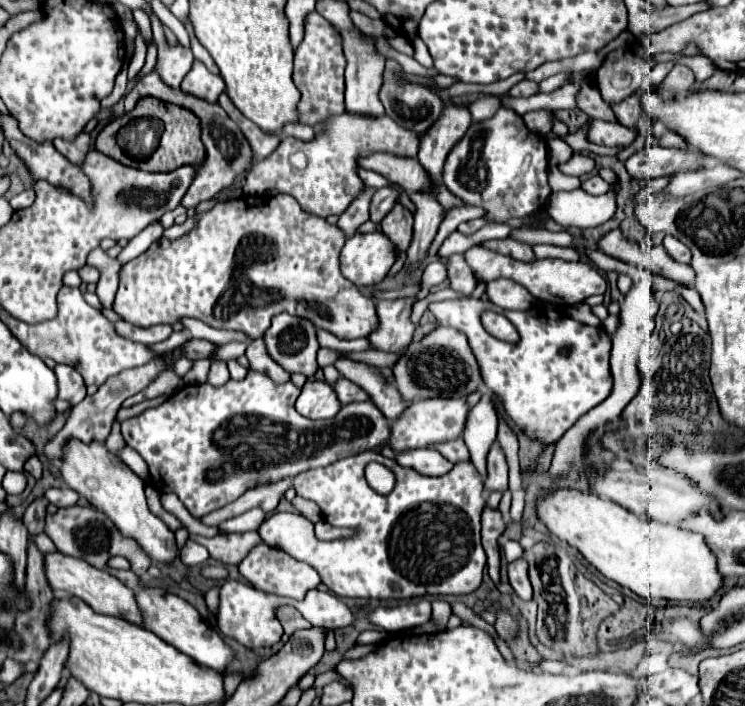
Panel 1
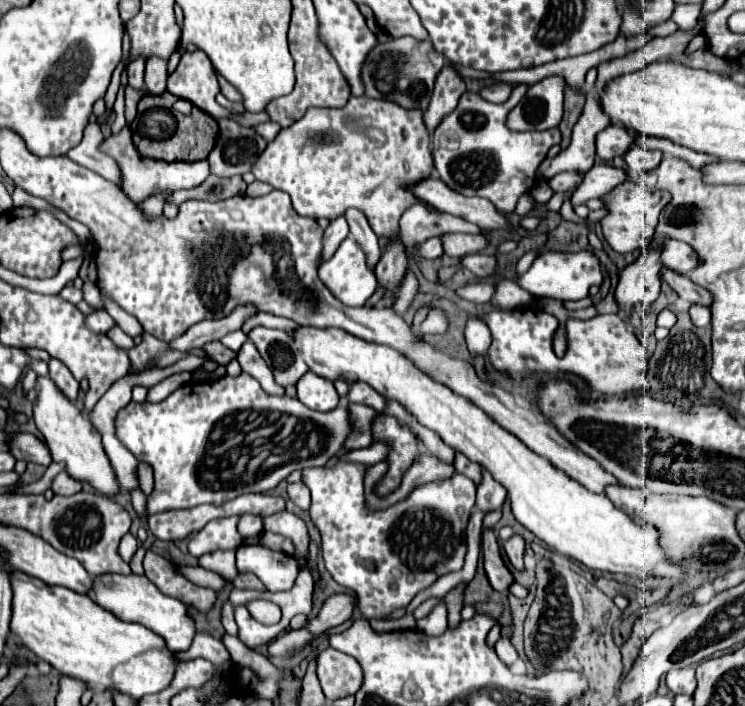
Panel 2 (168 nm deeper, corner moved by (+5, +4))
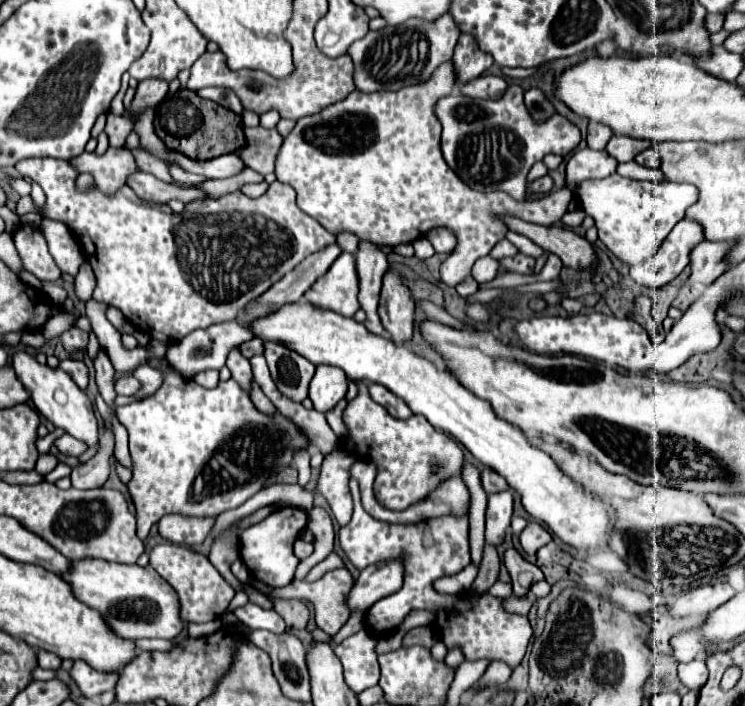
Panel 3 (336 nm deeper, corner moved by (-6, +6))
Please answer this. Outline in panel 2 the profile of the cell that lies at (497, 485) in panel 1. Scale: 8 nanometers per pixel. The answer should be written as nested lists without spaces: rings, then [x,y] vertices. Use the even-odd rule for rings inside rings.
[[[482,469],[482,481],[478,483],[478,495],[476,495],[476,507],[482,511],[492,511],[502,507],[506,499],[506,489],[492,479],[488,471]]]

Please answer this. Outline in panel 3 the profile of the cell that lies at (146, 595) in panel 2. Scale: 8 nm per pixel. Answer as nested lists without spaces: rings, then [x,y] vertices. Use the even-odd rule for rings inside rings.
[[[71,561],[75,565],[75,573],[71,577],[63,577],[71,585],[71,591],[79,601],[99,611],[105,617],[111,631],[117,637],[125,639],[141,639],[141,637],[159,637],[173,639],[181,631],[179,619],[179,599],[173,587],[159,577],[151,567],[139,565],[121,565],[107,561]]]

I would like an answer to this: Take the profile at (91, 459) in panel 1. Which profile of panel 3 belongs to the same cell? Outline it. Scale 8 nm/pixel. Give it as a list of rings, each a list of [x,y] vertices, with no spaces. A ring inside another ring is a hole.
[[[17,351],[13,355],[13,369],[15,369],[19,381],[25,385],[25,389],[29,389],[31,401],[35,403],[37,411],[41,415],[45,415],[55,427],[63,427],[69,435],[85,441],[89,447],[99,441],[97,421],[93,415],[91,401],[61,367],[51,369],[49,365],[41,365],[33,355],[29,355],[25,351]]]

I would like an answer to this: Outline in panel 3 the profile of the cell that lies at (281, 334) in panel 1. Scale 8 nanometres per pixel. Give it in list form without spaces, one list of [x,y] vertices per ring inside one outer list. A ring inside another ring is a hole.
[[[265,343],[265,359],[271,371],[271,377],[277,385],[277,389],[285,395],[291,397],[291,401],[303,401],[307,397],[309,381],[315,373],[315,365],[309,363],[305,357],[299,353],[291,353],[281,343]]]

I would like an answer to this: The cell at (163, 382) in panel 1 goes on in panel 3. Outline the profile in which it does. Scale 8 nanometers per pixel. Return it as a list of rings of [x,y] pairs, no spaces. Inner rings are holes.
[[[123,375],[115,379],[117,395],[133,395],[139,389],[139,381],[133,375]]]

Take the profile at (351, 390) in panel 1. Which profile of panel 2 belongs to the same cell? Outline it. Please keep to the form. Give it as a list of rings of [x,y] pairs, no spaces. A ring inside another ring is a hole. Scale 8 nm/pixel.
[[[352,383],[350,391],[348,391],[348,401],[350,403],[364,403],[376,411],[384,411],[384,397],[380,393],[376,393],[372,387],[368,387],[366,383]]]

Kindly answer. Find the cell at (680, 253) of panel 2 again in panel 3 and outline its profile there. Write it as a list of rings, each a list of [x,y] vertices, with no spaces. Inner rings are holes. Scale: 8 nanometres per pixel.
[[[703,241],[691,251],[691,281],[711,285],[727,269],[727,243]]]

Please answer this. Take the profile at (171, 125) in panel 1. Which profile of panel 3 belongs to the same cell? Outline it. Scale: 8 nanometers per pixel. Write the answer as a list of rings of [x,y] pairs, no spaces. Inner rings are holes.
[[[187,89],[165,97],[155,107],[155,133],[169,149],[175,149],[191,159],[213,159],[225,153],[235,153],[245,145],[241,115],[213,101],[201,101],[193,91]]]

